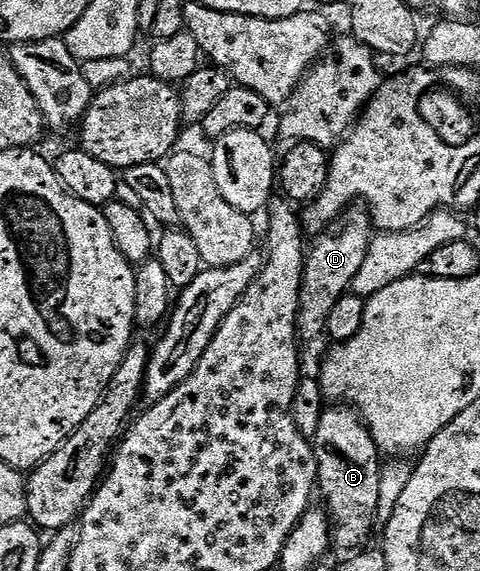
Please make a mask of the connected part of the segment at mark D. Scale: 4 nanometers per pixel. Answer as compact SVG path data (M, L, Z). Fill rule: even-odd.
M355 204L344 210L337 221L310 243L303 264L303 283L299 289L299 325L297 334L304 343L323 338L327 333L327 321L333 306L351 288L353 276L357 276L365 261L365 252L373 237L371 215L362 205Z

